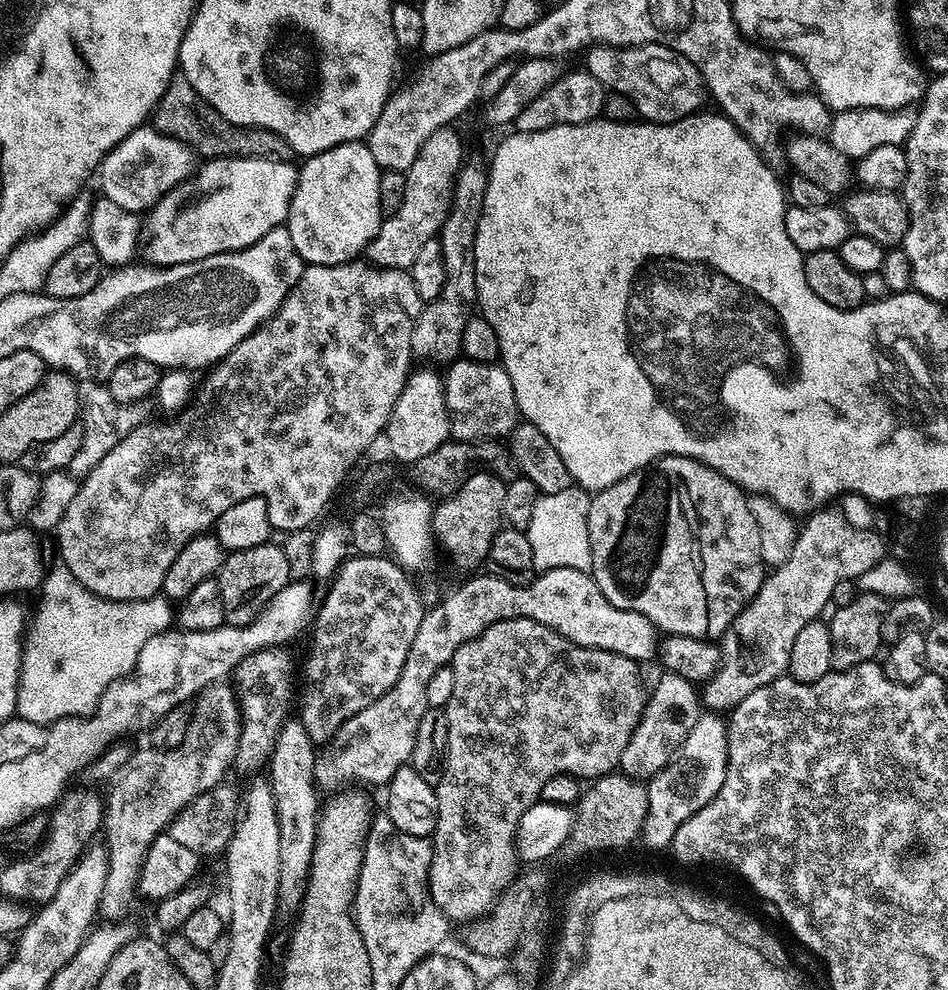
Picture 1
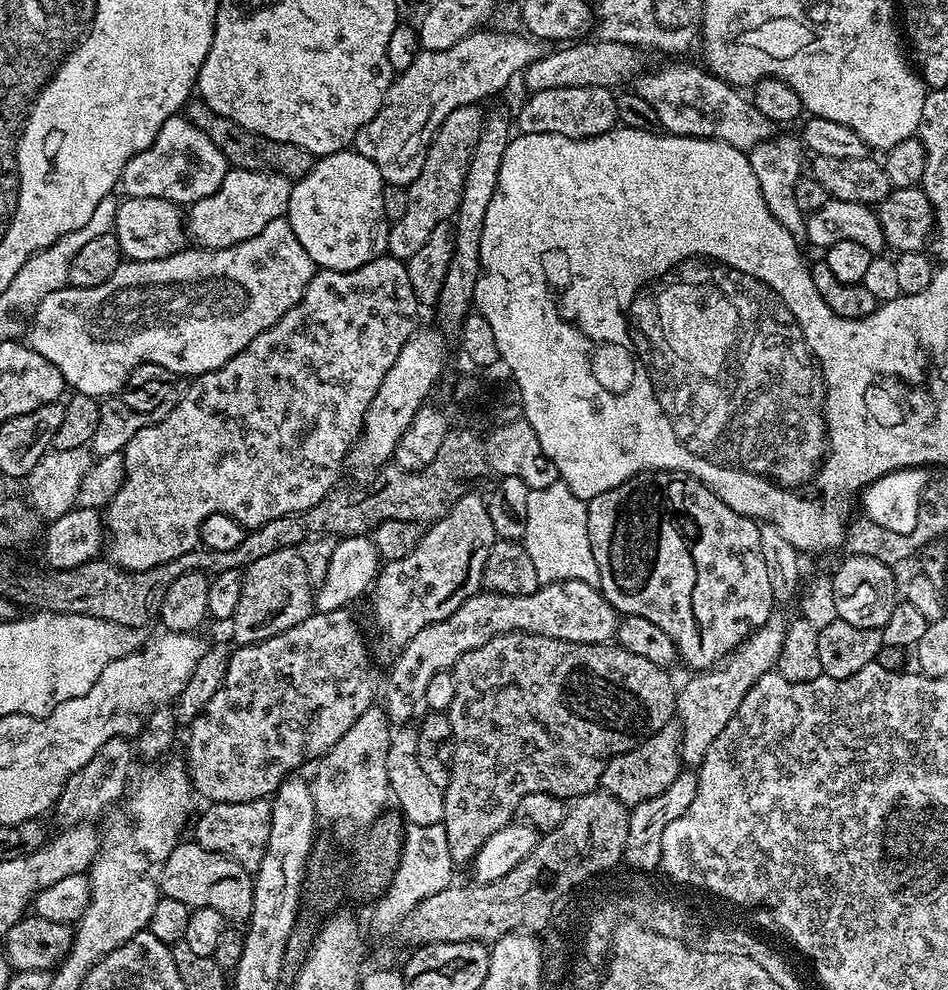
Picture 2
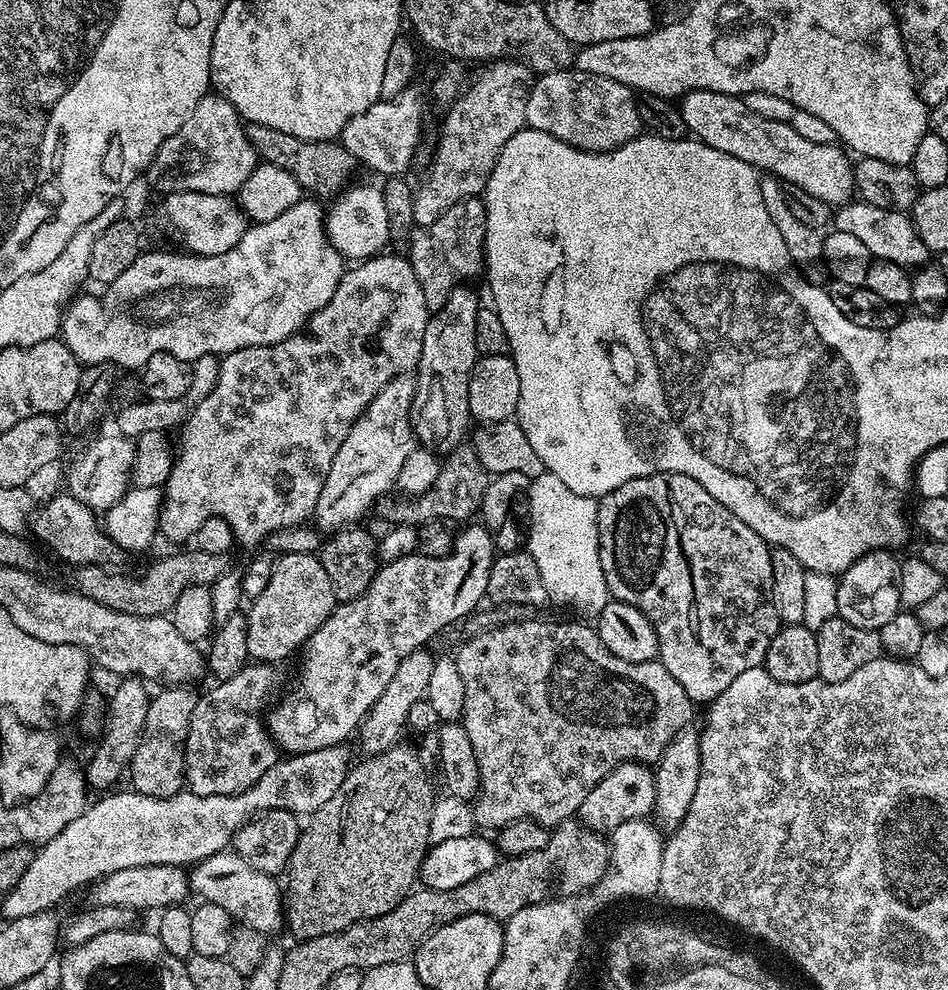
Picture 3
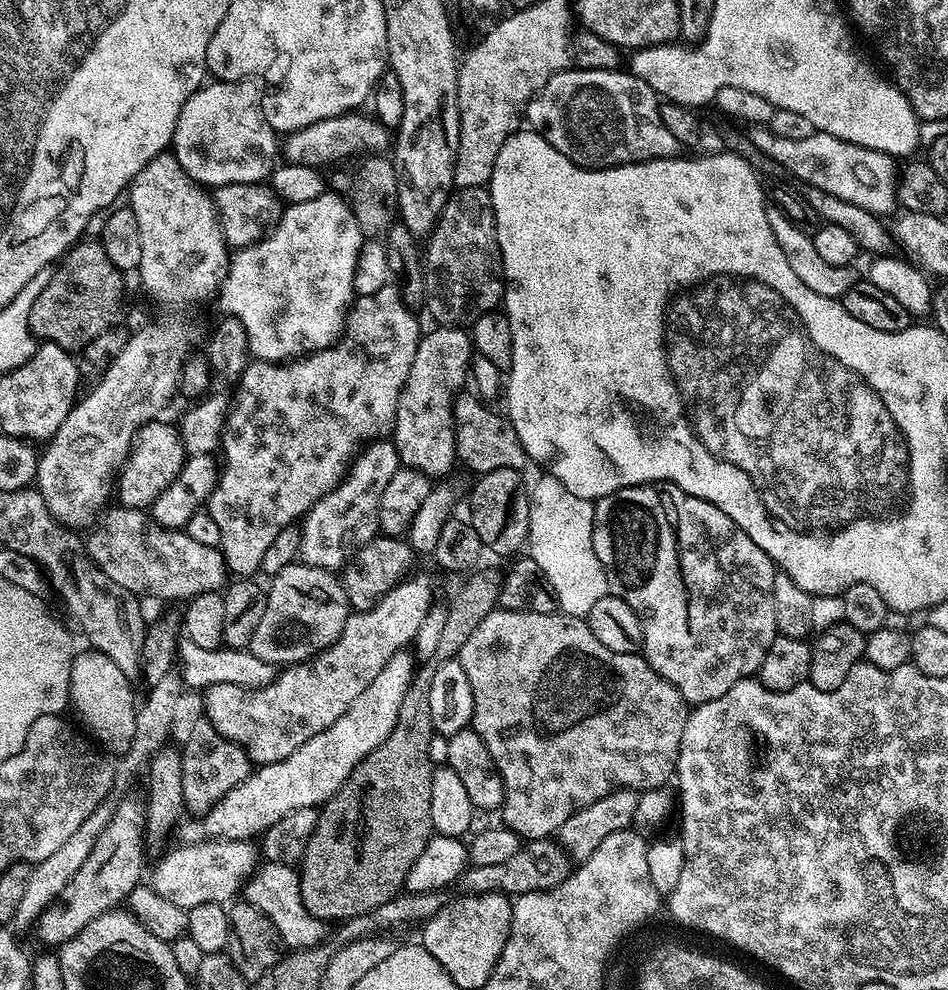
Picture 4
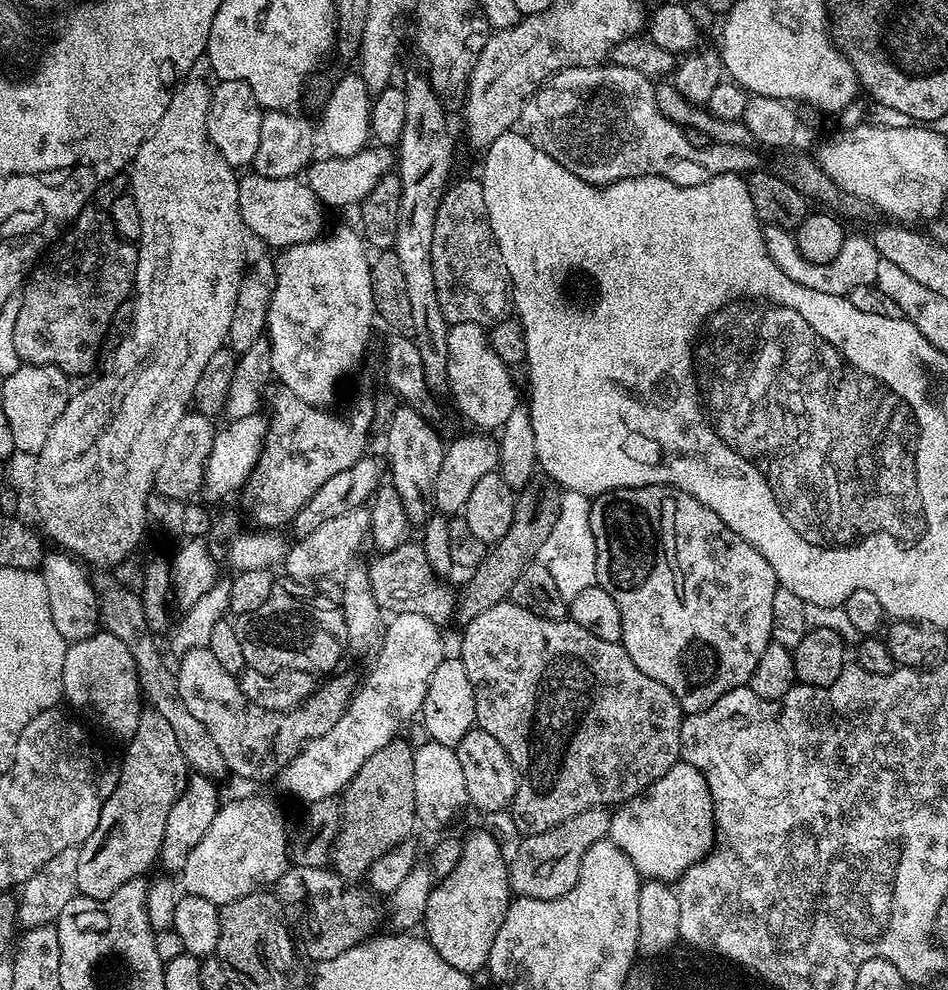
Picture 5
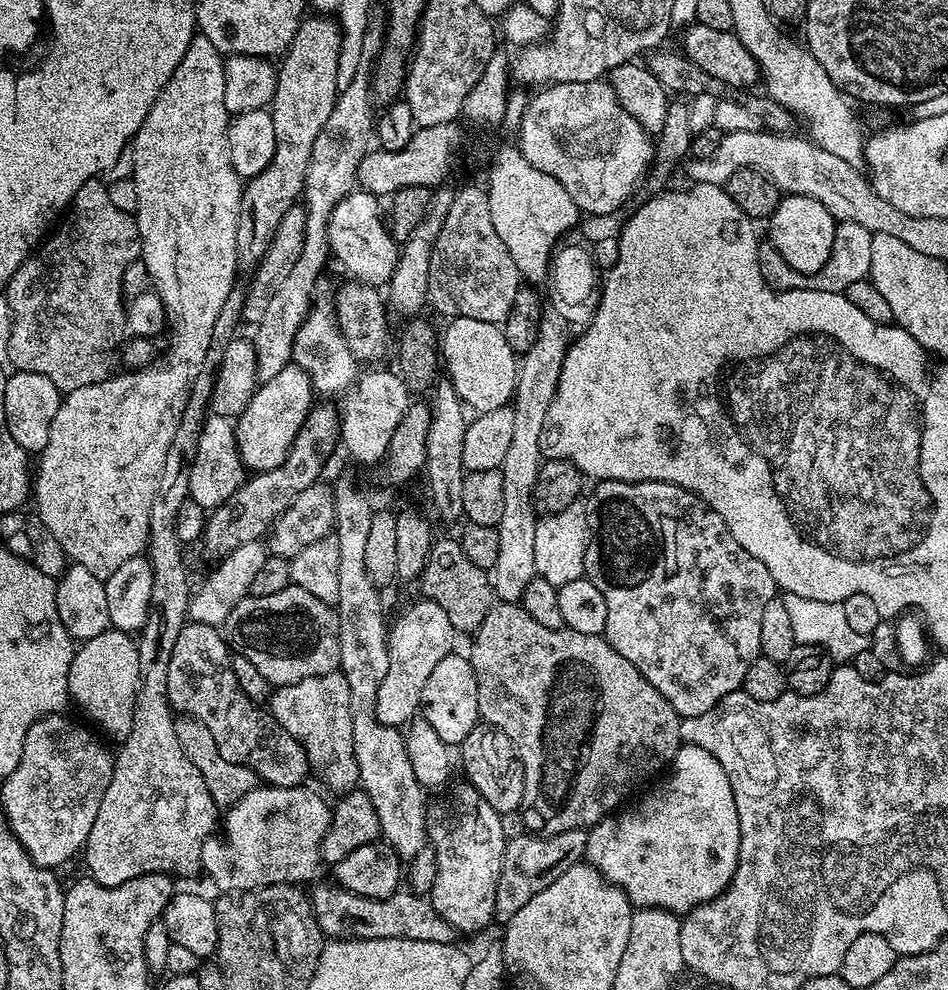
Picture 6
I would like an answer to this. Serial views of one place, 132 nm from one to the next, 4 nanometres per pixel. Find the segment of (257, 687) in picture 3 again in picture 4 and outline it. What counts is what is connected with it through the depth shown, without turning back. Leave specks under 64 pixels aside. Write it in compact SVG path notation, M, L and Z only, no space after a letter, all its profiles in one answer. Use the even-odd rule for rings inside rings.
M206 718L200 719L191 731L189 740L182 744L180 756L184 807L192 814L209 812L227 792L234 790L234 786L238 786L254 770L252 759L246 750L234 741L220 736Z

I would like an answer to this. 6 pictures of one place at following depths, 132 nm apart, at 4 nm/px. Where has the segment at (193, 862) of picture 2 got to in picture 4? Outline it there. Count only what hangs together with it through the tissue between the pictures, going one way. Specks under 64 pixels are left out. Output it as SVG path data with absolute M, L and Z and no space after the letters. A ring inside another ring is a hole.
M261 863L243 885L242 900L266 914L270 922L274 922L281 941L289 949L318 948L325 943L325 921L314 918L302 906L300 874L293 865Z

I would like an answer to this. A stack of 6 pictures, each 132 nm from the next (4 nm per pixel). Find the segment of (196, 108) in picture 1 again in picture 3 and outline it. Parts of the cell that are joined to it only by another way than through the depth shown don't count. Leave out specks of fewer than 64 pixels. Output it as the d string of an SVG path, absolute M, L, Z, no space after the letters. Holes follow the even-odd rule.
M261 124L251 125L248 128L248 137L256 148L257 157L263 163L286 169L305 193L315 194L317 197L335 198L339 196L349 181L353 179L351 178L352 171L357 171L358 168L354 157L339 142L299 140L294 138L294 134L282 134L282 130L274 130Z

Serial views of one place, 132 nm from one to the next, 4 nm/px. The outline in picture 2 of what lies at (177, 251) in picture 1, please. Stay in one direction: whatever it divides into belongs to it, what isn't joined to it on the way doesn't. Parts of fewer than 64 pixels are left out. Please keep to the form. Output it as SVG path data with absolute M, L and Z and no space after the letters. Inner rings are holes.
M232 168L222 178L222 186L196 201L186 212L186 232L202 248L229 248L246 238L254 238L287 213L293 181L273 172L251 172Z

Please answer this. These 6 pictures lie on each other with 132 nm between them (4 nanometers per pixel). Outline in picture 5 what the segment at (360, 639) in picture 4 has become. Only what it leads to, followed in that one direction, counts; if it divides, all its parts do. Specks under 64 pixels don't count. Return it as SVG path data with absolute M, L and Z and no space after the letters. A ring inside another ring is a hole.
M208 647L190 650L179 657L178 664L174 668L174 675L178 694L182 694L182 702L186 702L186 710L190 710L190 714L194 714L194 718L198 718L198 722L210 730L229 769L248 780L279 777L309 740L326 734L326 730L330 730L330 726L342 718L348 703L358 691L358 680L356 682L354 677L333 675L328 678L333 680L325 684L323 681L316 693L301 707L275 712L250 702L240 688L239 679L218 663L218 658L210 654Z

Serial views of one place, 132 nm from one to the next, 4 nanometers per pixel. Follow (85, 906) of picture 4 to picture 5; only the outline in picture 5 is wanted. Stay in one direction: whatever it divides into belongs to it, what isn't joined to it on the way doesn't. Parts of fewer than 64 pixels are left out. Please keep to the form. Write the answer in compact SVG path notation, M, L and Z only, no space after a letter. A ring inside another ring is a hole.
M151 710L141 711L138 718L138 728L135 730L131 740L127 741L124 752L124 761L119 761L118 767L120 777L116 783L114 794L110 794L110 798L106 802L106 806L102 806L102 818L98 818L98 826L94 826L94 834L90 834L90 838L86 838L86 842L79 847L80 857L78 858L78 880L77 890L81 896L89 896L95 900L105 900L110 898L110 894L114 894L114 890L118 890L118 886L126 886L126 882L143 877L144 871L153 863L157 863L160 855L160 847L164 841L164 831L166 830L166 818L170 814L170 810L174 806L174 802L178 802L178 798L182 794L182 790L188 784L190 769L186 758L182 754L182 749L178 746L178 738L174 738L174 729L171 728L170 722L166 722L166 718L162 718L162 714Z

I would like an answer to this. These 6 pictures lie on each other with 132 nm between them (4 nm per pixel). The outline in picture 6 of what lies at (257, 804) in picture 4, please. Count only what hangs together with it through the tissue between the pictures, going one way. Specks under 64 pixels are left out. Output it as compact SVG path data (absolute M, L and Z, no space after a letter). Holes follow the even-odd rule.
M417 600L417 604L410 605L396 621L391 621L388 630L388 669L376 703L376 713L383 724L407 725L421 711L420 699L426 678L430 678L434 666L438 666L442 658L453 655L452 643L458 640L458 633L450 626L450 618L446 618L446 610L442 610L438 602Z

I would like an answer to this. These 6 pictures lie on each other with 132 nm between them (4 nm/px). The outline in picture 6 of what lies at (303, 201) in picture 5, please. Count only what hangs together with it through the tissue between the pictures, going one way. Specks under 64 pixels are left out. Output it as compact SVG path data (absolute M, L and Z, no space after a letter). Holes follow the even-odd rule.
M354 190L335 207L328 221L328 243L331 253L342 262L353 279L379 287L391 281L396 269L398 244L392 233L380 221L379 197L371 192Z

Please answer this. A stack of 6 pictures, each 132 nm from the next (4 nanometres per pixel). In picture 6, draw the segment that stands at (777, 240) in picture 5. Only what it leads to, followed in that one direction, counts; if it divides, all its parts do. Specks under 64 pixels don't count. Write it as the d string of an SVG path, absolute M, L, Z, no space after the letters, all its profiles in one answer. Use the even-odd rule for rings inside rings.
M839 221L836 226L836 241L832 247L830 258L826 266L822 266L820 272L808 276L805 272L799 272L784 263L782 254L770 242L764 242L757 247L756 257L760 267L760 277L771 288L781 292L793 292L794 290L810 290L811 292L838 292L843 293L853 282L869 279L872 271L870 262L870 246L874 233L866 230L866 226L858 226L858 222Z

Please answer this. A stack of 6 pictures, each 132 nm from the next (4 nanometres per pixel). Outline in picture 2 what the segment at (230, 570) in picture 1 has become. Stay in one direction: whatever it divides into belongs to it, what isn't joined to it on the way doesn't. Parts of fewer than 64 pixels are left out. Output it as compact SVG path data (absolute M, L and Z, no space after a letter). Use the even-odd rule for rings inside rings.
M287 548L266 554L266 558L258 558L258 562L243 569L243 574L242 598L238 598L238 610L234 610L230 621L237 645L257 644L266 638L274 638L312 615L314 587L297 549Z

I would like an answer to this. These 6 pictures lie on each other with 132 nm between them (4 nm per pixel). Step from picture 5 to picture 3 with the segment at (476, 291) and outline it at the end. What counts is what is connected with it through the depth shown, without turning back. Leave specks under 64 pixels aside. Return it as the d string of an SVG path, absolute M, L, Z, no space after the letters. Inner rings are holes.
M483 199L463 200L446 214L438 218L430 226L420 228L411 237L412 269L418 278L418 286L422 286L422 298L426 298L429 313L442 310L442 306L455 288L467 285L476 275L481 275L485 267L484 235L486 234L486 210Z

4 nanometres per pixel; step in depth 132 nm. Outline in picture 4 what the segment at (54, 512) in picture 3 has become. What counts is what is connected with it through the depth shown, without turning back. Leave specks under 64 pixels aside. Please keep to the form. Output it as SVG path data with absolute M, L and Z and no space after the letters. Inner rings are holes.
M111 507L103 513L102 519L88 534L88 540L86 536L88 556L108 578L118 582L118 586L135 592L137 597L153 596L156 600L184 602L199 592L220 592L229 583L230 573L220 548L202 546L202 542L194 542L194 538L190 538L183 530L163 528L143 508Z

